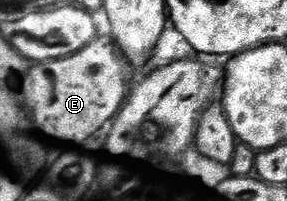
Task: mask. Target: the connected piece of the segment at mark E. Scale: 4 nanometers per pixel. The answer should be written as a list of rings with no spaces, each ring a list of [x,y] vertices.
[[[100,38],[85,46],[85,50],[74,52],[68,56],[56,55],[55,60],[48,64],[36,63],[28,67],[26,76],[22,77],[21,99],[29,113],[30,119],[43,127],[47,136],[67,144],[63,146],[83,146],[86,140],[91,140],[99,131],[110,125],[115,116],[123,109],[123,103],[129,95],[129,83],[123,77],[122,64],[125,57],[122,51],[110,39]]]

